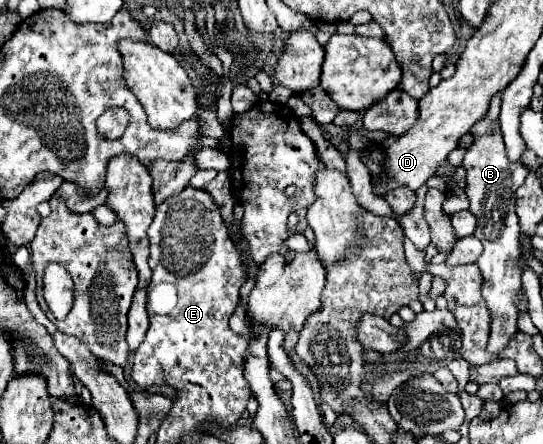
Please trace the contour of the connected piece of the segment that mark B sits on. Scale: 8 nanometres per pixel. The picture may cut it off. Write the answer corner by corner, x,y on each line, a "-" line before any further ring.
485,119
477,121
471,127
473,145
465,153
463,167
467,169
467,187
465,193
471,201
469,211
477,217
475,237
483,243
483,253
477,259
477,265
483,275
483,297
487,301
487,309
491,313
491,333
487,341
487,351
491,355
499,355
517,333
517,307
519,307
519,291
521,291
521,247
519,247
519,219
515,213
513,193
527,177
527,167
521,163
509,163
505,159
505,145
501,143
501,131
497,135
489,135
485,127

